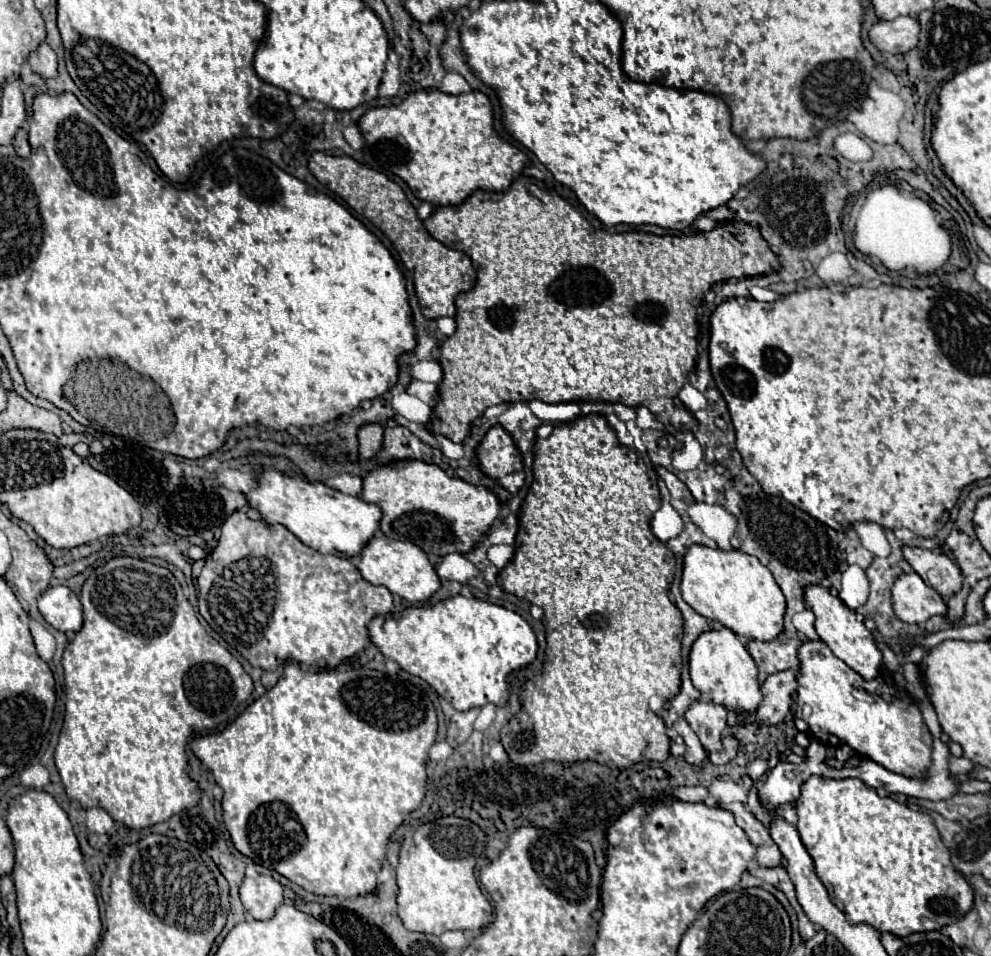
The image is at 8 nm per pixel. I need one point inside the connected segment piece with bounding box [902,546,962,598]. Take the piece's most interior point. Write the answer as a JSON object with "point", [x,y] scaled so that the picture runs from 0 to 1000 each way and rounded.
{"point":[946,596]}

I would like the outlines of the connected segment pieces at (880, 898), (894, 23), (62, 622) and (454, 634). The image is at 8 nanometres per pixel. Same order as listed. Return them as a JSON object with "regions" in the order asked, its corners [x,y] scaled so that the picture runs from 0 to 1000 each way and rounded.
{"regions":[[[[815,814],[803,839],[803,866],[821,900],[823,916],[834,927],[838,941],[860,967],[876,964],[886,975],[900,975],[912,981],[922,975],[938,975],[961,967],[981,950],[981,929],[963,910],[959,891],[936,851],[918,847],[914,841],[906,841],[900,835],[890,835],[864,814]]],[[[906,17],[898,23],[886,23],[878,29],[878,44],[896,56],[912,56],[926,46],[928,25],[920,17]]],[[[63,611],[50,613],[40,621],[38,638],[44,649],[61,661],[79,661],[83,657],[83,632],[79,623]]],[[[464,621],[432,634],[412,634],[404,642],[377,644],[371,651],[371,663],[375,674],[381,676],[390,690],[398,690],[410,703],[430,711],[460,743],[472,743],[478,738],[488,738],[492,734],[501,738],[511,736],[511,707],[539,692],[543,682],[539,659],[525,642],[482,626],[468,626]]]]}

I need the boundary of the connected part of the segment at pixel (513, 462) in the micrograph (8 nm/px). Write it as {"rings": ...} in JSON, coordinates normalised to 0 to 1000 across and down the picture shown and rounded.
{"rings":[[[498,446],[490,452],[480,469],[478,481],[490,498],[501,502],[515,517],[523,515],[529,504],[525,473],[507,446]]]}

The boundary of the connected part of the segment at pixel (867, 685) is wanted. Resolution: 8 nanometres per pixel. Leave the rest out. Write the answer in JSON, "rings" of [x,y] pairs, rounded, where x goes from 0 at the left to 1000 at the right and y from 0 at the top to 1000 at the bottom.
{"rings":[[[813,669],[805,678],[807,701],[803,707],[803,751],[809,751],[817,759],[817,770],[831,780],[848,780],[856,778],[864,789],[882,795],[898,808],[930,814],[940,797],[940,770],[930,755],[930,747],[922,736],[920,728],[902,715],[894,715],[890,705],[880,711],[870,709],[856,695],[852,695],[846,686],[829,669]]]}

